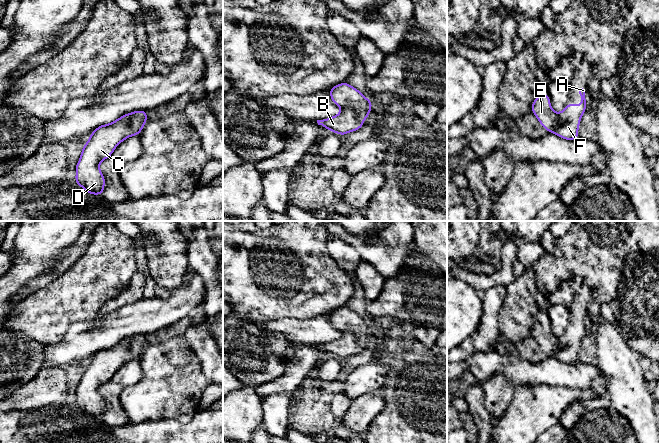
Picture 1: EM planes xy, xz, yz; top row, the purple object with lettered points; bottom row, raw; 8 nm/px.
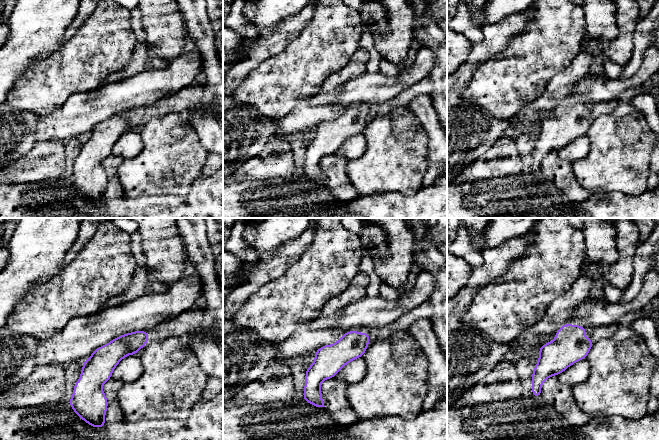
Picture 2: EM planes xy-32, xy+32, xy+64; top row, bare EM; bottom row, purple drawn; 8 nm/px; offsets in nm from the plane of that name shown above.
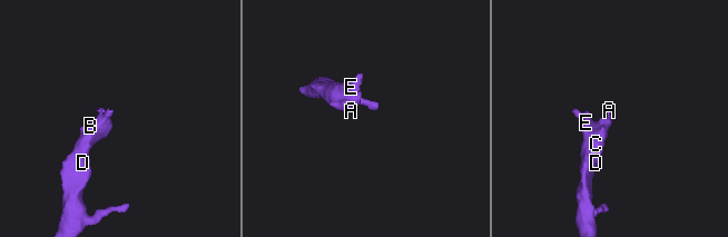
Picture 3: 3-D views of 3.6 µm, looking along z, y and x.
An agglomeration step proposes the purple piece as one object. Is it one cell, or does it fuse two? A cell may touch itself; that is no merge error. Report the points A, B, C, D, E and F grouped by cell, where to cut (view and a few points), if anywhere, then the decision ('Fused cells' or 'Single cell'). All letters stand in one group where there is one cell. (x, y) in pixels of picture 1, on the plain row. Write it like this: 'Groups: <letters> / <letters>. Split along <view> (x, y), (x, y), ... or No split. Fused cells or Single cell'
Groups: A B C D E F. No split. Single cell

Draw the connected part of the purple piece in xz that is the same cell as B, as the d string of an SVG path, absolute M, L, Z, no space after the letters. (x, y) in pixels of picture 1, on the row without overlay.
M347 306L332 311L329 318L342 335L331 342L317 344L318 349L341 360L359 354L364 349L364 343L368 343L372 325Z

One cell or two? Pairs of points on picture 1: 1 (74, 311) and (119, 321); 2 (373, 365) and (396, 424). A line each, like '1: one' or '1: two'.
1: two
2: two

